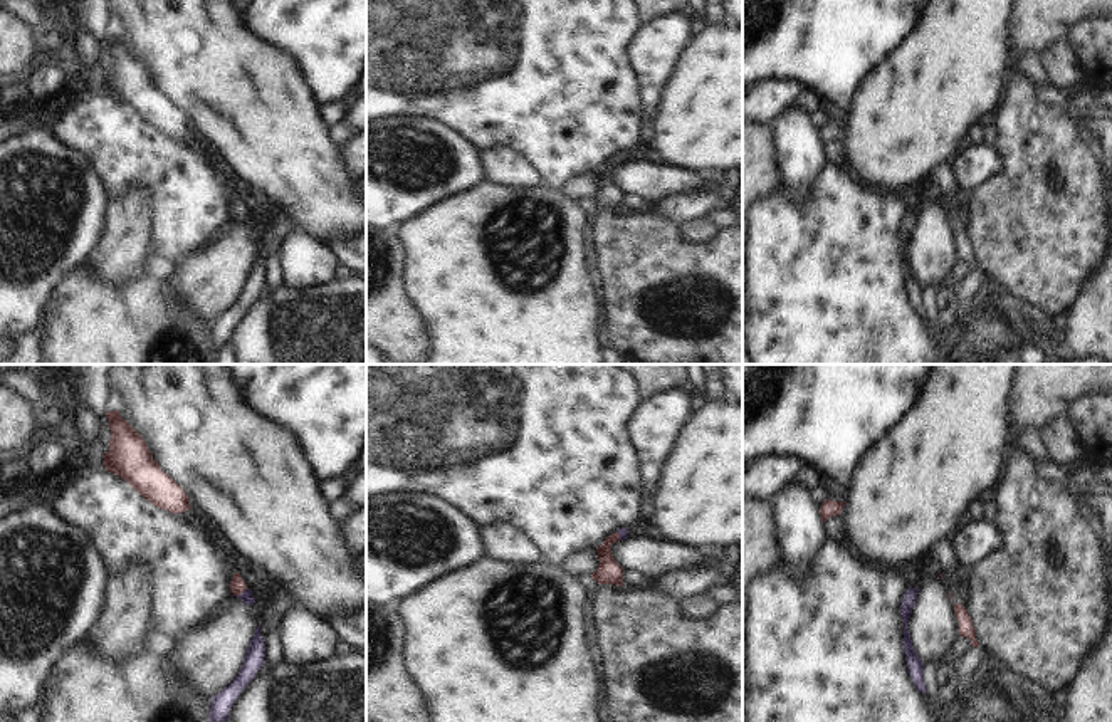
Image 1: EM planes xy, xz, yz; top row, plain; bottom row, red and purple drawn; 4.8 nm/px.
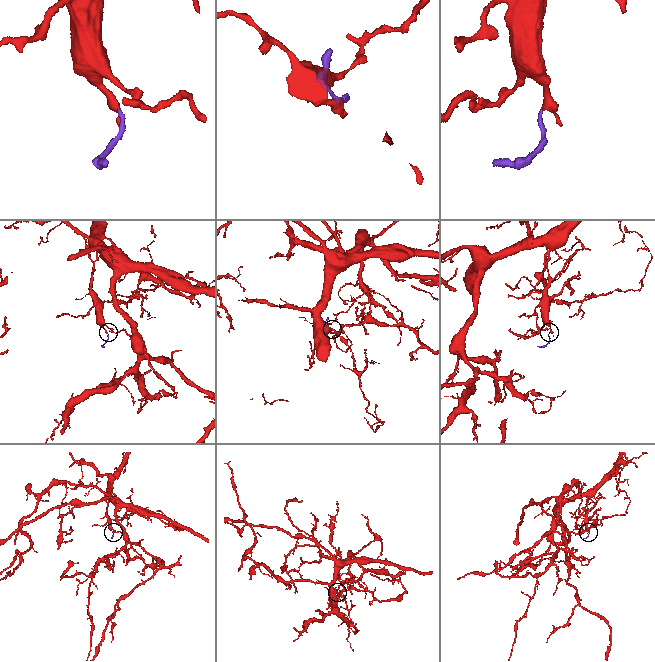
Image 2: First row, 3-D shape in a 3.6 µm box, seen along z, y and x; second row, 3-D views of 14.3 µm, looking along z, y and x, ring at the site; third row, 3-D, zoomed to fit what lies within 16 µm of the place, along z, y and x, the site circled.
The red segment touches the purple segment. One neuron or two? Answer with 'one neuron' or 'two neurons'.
one neuron

